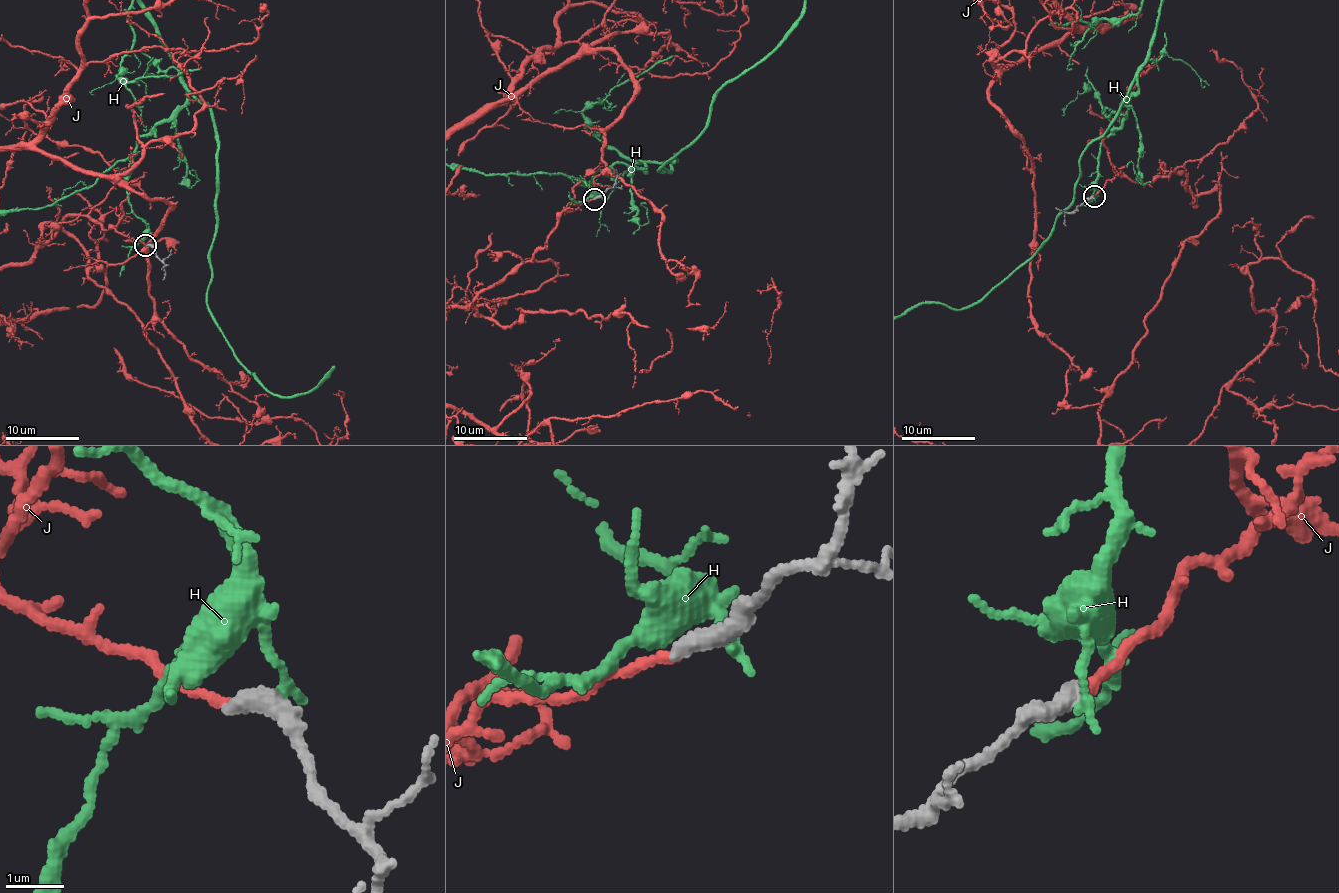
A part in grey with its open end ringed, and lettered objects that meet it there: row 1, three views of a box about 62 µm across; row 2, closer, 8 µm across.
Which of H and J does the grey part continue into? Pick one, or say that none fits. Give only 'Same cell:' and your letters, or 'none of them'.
Same cell: J

